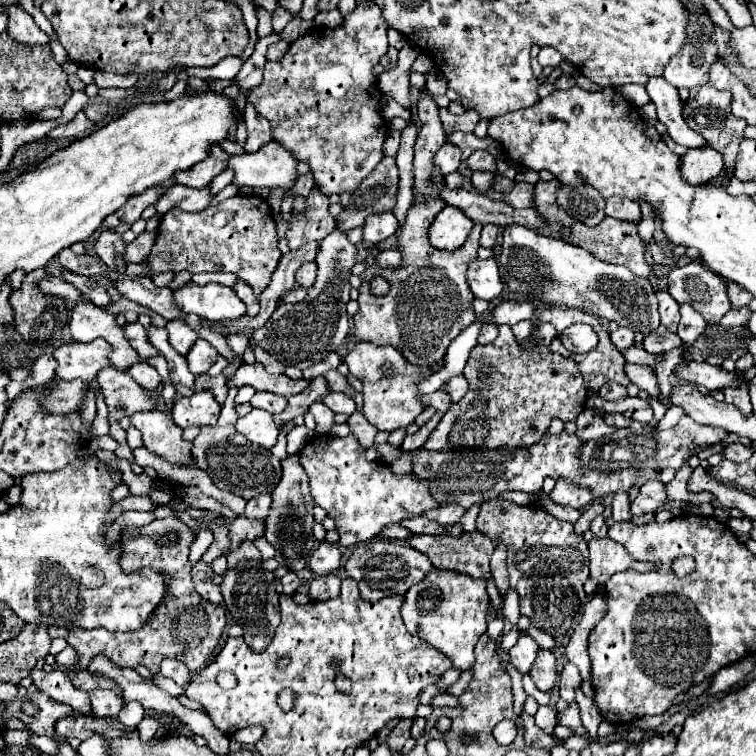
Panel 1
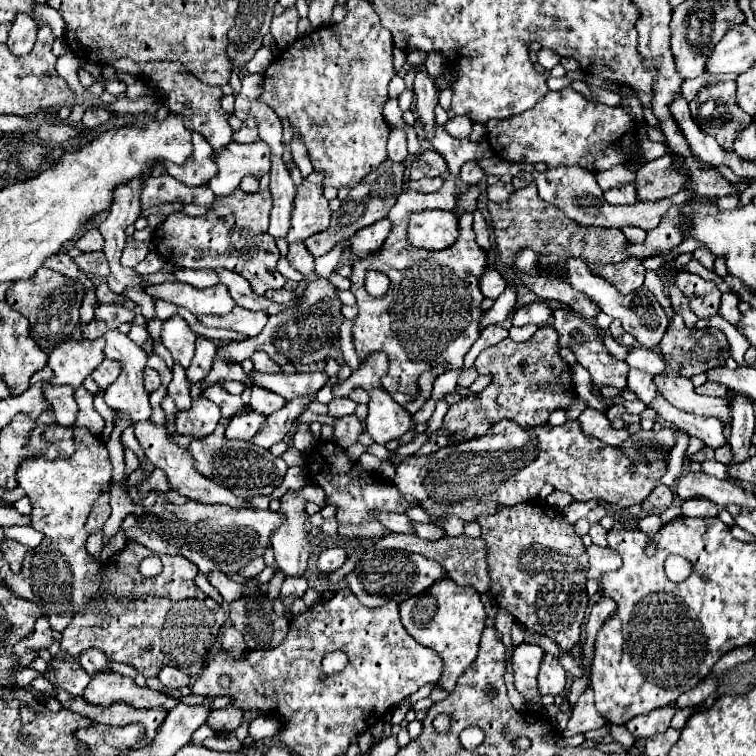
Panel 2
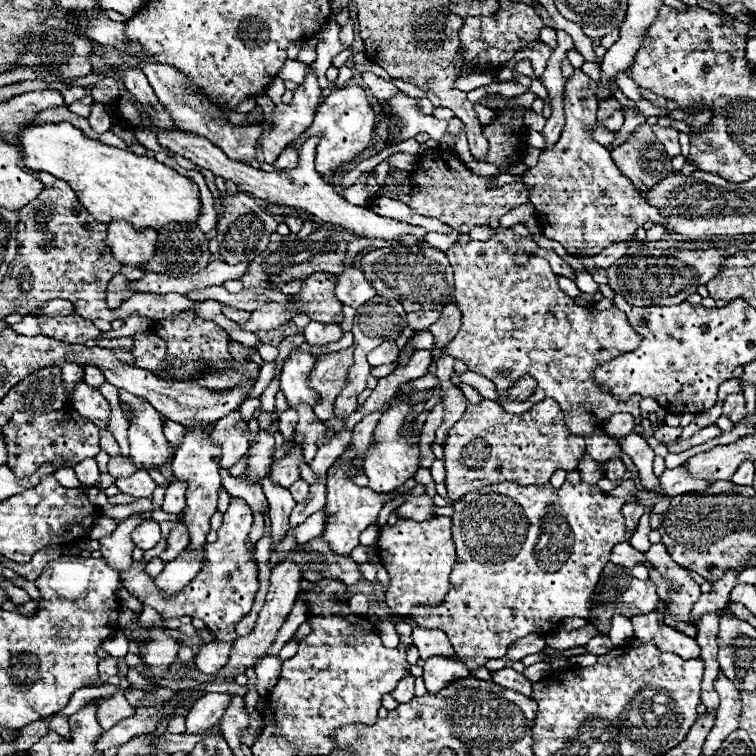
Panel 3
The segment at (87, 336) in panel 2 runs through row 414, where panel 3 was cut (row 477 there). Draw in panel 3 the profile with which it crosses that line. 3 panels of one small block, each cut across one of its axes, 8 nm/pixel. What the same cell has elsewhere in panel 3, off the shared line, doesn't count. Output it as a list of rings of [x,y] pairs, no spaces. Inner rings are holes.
[[[138,470],[128,478],[118,478],[116,486],[122,494],[128,494],[132,498],[152,498],[152,492],[156,488],[154,480],[144,470]]]

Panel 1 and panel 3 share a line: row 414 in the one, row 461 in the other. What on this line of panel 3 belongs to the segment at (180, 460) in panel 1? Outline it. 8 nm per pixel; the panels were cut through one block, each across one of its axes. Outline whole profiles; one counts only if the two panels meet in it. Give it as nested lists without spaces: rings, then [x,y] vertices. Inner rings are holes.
[[[118,390],[120,400],[132,404],[134,418],[130,420],[128,438],[130,438],[130,460],[136,464],[136,468],[144,470],[158,470],[162,464],[170,462],[174,456],[174,450],[168,440],[162,434],[162,418],[160,414],[150,406],[142,404],[136,396],[130,392]]]

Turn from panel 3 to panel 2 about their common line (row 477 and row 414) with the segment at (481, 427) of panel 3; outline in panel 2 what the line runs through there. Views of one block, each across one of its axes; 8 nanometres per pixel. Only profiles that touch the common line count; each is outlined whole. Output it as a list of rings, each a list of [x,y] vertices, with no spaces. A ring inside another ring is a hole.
[[[540,326],[536,334],[518,344],[510,338],[480,352],[474,362],[478,374],[492,376],[492,382],[480,392],[464,396],[460,402],[448,408],[440,432],[418,450],[418,454],[430,454],[440,448],[462,444],[476,436],[484,436],[500,420],[516,420],[520,428],[536,428],[548,422],[550,414],[558,408],[568,410],[576,398],[572,386],[572,368],[558,354],[558,334],[552,326]]]

